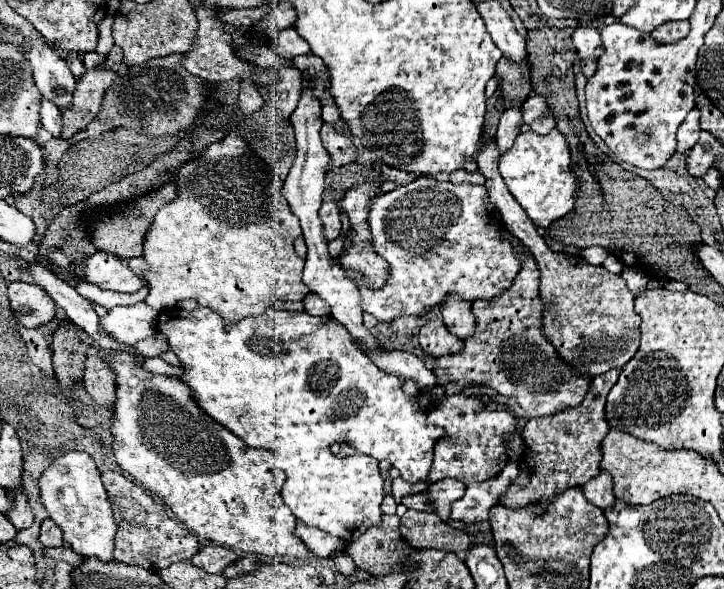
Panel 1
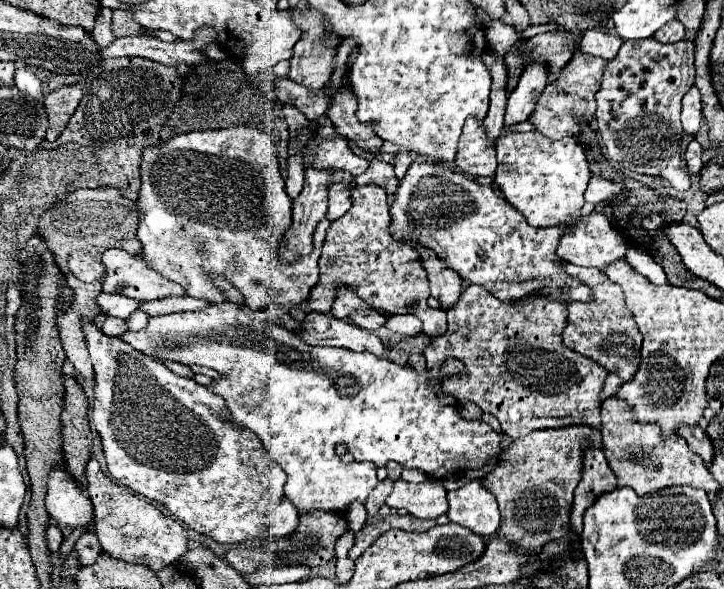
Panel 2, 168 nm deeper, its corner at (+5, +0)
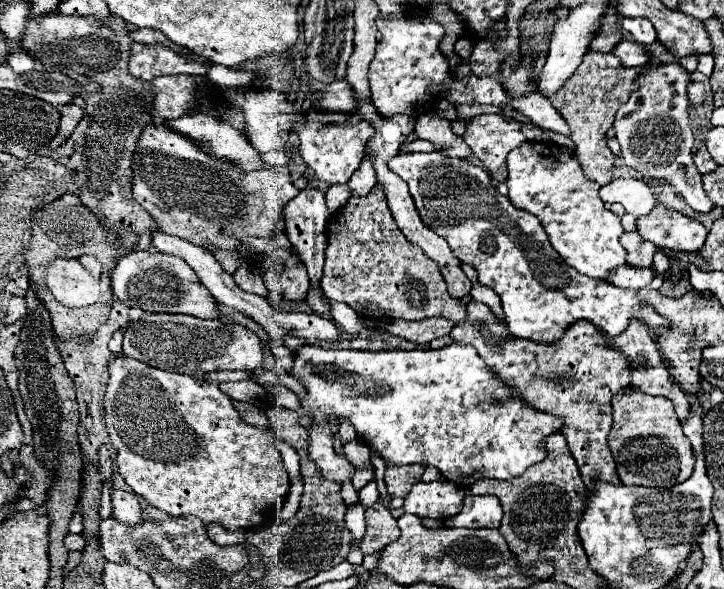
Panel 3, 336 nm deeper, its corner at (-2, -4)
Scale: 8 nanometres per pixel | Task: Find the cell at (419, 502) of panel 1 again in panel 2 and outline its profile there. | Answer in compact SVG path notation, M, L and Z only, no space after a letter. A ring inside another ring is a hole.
M427 478L421 484L397 480L393 492L387 498L387 506L395 510L405 508L417 518L439 518L449 510L447 490L443 488L441 480L435 478Z

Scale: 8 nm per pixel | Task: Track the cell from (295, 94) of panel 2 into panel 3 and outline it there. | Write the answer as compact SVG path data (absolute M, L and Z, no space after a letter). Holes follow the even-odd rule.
M346 80L328 84L320 92L320 98L316 100L314 108L322 112L352 112L356 108L356 102L354 102L354 94L350 86L346 84Z

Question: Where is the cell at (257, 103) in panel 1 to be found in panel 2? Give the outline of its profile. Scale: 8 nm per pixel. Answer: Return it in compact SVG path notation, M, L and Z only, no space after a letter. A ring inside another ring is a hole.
M231 126L223 130L205 130L171 136L167 142L147 146L141 160L139 188L139 228L137 238L143 244L143 258L165 278L181 284L189 296L221 302L221 292L205 280L205 268L223 274L245 296L245 306L263 310L269 304L301 304L309 298L311 288L319 281L318 261L331 223L324 217L316 226L314 249L291 266L281 266L277 250L281 236L291 224L291 200L285 192L285 180L279 172L277 150L269 136L257 128Z

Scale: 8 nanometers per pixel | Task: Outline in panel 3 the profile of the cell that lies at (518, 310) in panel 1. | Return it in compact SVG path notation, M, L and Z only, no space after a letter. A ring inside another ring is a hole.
M468 302L466 312L468 316L448 334L452 342L474 346L512 396L518 396L538 412L546 412L562 420L560 434L566 436L568 448L590 492L594 492L596 482L620 484L616 464L608 448L608 434L612 428L610 400L616 392L630 384L628 360L618 350L608 348L598 336L596 328L584 320L570 324L560 340L540 344L510 336L506 326L482 302ZM482 328L486 328L492 338L498 340L498 348L490 344L490 340L482 334Z

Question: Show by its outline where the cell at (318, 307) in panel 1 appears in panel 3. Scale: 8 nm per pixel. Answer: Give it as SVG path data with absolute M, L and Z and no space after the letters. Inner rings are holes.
M374 186L372 192L364 198L352 196L348 204L330 218L322 290L330 300L344 302L350 308L354 308L358 314L374 320L390 320L390 318L424 320L430 316L442 316L458 324L460 320L466 318L466 308L462 300L448 296L448 290L438 266L432 264L432 260L418 246L412 246L396 226L380 186Z

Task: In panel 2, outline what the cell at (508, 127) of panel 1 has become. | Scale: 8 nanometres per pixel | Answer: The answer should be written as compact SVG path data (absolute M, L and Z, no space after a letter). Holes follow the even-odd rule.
M545 60L529 62L521 74L517 88L509 96L505 124L517 124L521 120L527 120L547 84L549 84L547 62Z

